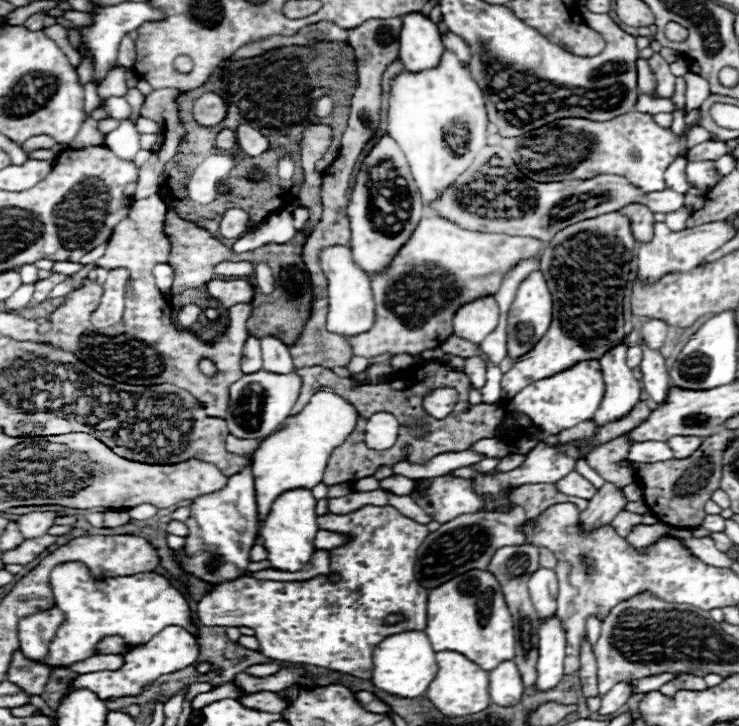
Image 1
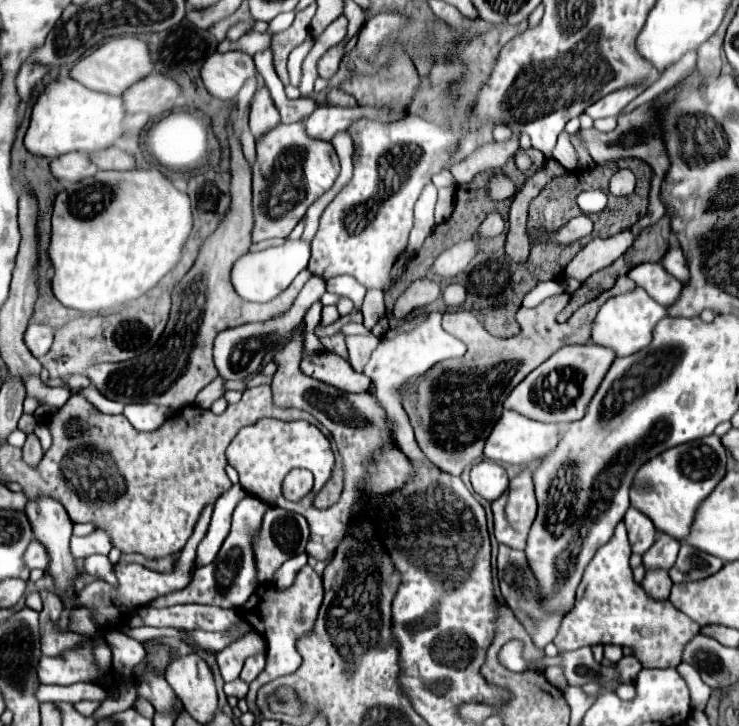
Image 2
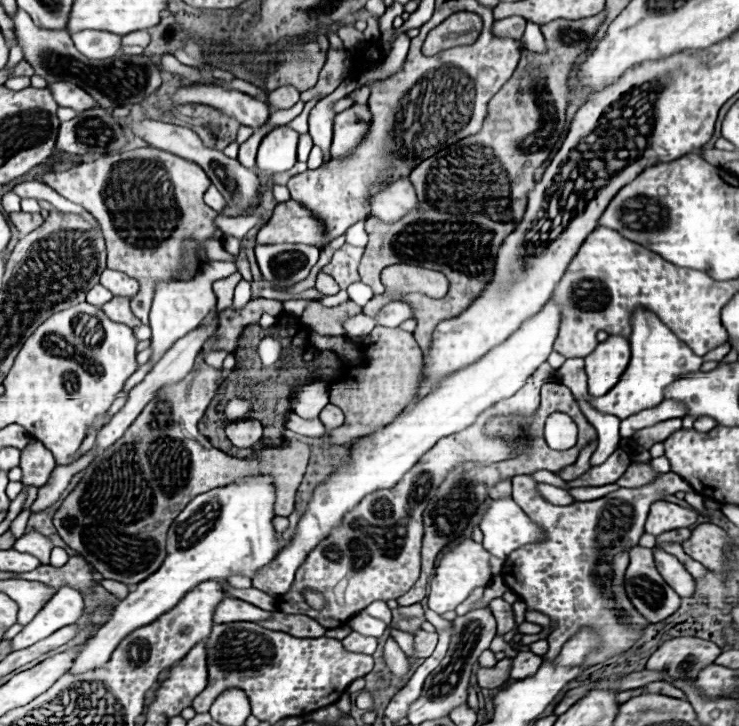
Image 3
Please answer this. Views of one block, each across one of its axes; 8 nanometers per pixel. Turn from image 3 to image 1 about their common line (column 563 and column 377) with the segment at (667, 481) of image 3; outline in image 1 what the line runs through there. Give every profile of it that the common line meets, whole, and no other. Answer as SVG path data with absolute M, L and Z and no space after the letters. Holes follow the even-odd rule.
M362 506L350 514L324 514L318 516L320 530L346 532L352 534L352 540L344 548L336 548L330 552L330 572L340 574L338 582L330 582L328 576L316 576L304 582L274 582L274 580L256 580L248 576L240 576L236 580L214 584L202 596L196 618L204 626L248 626L252 628L260 642L260 650L268 658L276 658L290 664L312 664L326 670L350 674L356 678L370 680L372 678L372 654L376 646L392 634L424 630L426 628L426 606L428 606L428 590L416 584L414 562L416 552L430 534L426 526L402 516L392 506ZM400 612L406 614L408 620L396 626L386 626L384 616Z

